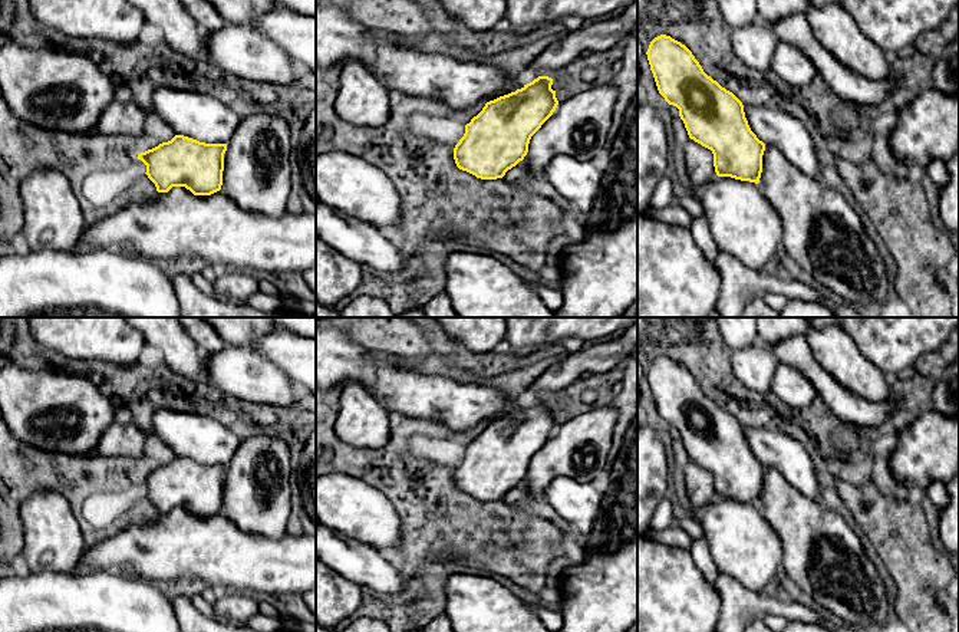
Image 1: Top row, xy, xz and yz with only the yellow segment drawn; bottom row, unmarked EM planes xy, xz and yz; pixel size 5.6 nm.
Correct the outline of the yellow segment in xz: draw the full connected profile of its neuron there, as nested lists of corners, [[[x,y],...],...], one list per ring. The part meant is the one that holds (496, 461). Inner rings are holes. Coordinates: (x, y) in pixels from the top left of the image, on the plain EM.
[[[538,398],[521,411],[487,424],[482,432],[465,447],[465,455],[454,470],[457,488],[481,501],[497,501],[523,483],[531,458],[558,427],[551,406],[551,399]]]

